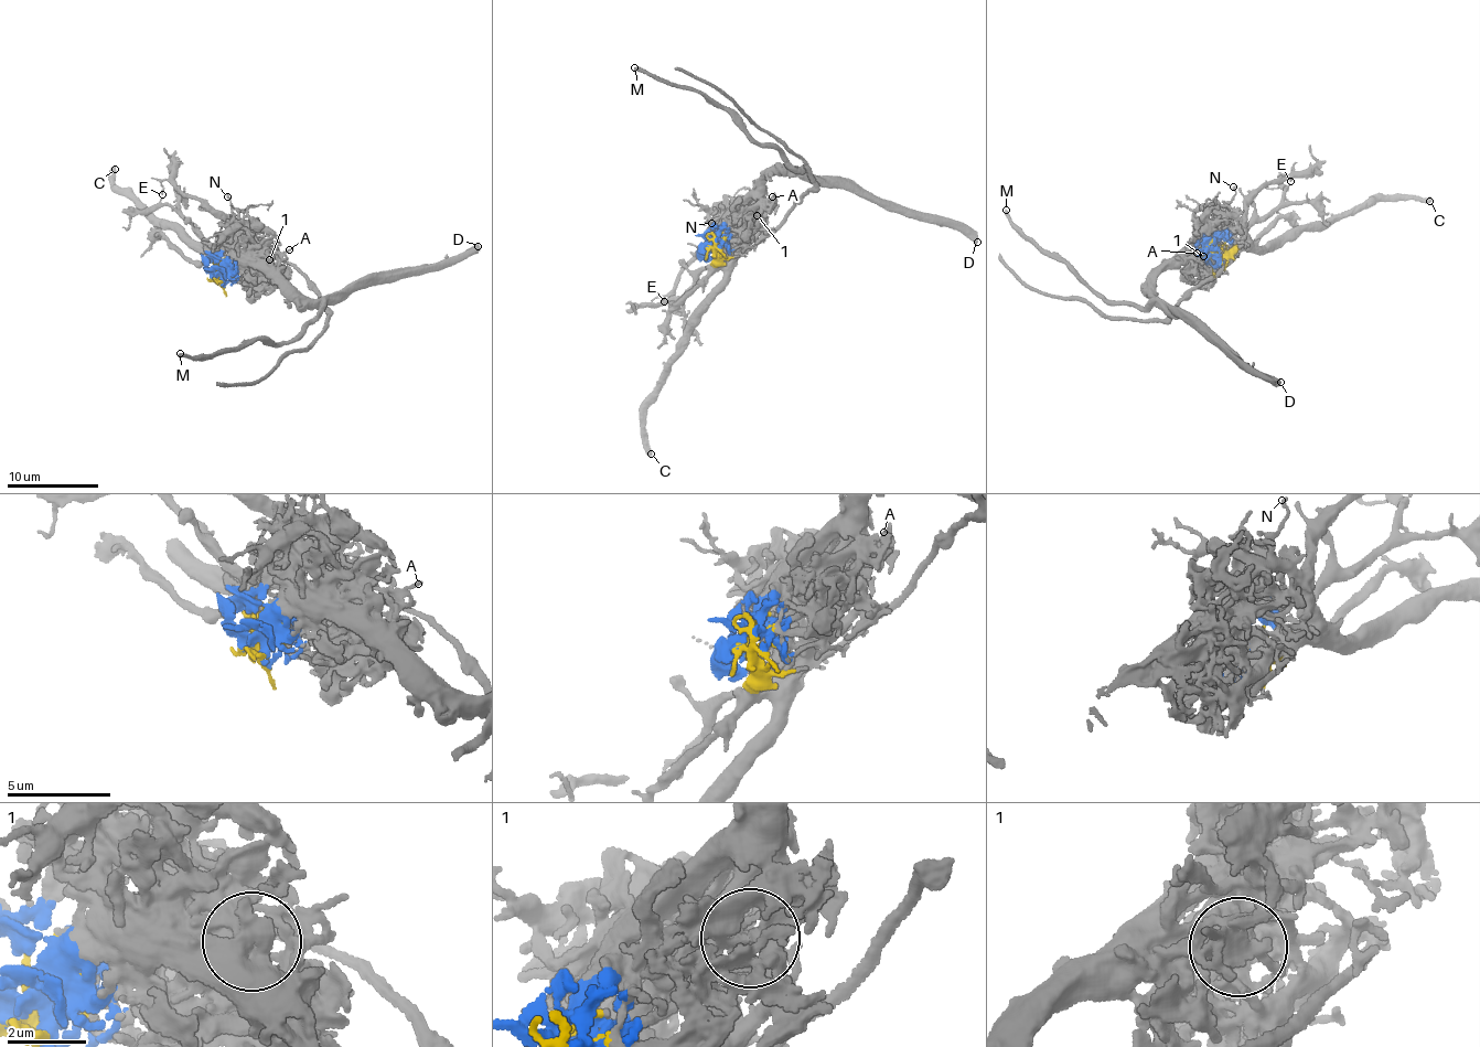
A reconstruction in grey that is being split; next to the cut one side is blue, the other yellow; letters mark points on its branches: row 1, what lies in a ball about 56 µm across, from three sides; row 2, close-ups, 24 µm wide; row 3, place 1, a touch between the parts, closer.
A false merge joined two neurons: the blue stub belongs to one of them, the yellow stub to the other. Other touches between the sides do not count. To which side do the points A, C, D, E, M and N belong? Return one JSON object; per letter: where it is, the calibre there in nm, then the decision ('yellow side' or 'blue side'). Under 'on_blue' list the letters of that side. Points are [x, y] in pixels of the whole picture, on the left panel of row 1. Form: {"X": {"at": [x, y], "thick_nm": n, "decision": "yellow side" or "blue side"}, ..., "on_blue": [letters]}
{"A": {"at": [289, 249], "thick_nm": 140, "decision": "blue side"}, "C": {"at": [115, 169], "thick_nm": 460, "decision": "yellow side"}, "D": {"at": [478, 246], "thick_nm": 440, "decision": "blue side"}, "E": {"at": [162, 194], "thick_nm": 120, "decision": "yellow side"}, "M": {"at": [180, 353], "thick_nm": 320, "decision": "blue side"}, "N": {"at": [227, 196], "thick_nm": 140, "decision": "yellow side"}, "on_blue": ["A", "D", "M"]}

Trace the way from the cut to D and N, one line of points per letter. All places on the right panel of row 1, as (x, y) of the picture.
D: (1212, 252), (1189, 245), (1167, 260), (1155, 285), (1159, 300), (1179, 318), (1204, 330), (1246, 366), (1282, 383)
N: (1212, 252), (1234, 249), (1243, 242), (1241, 220), (1229, 211), (1229, 203), (1236, 192), (1233, 187)

